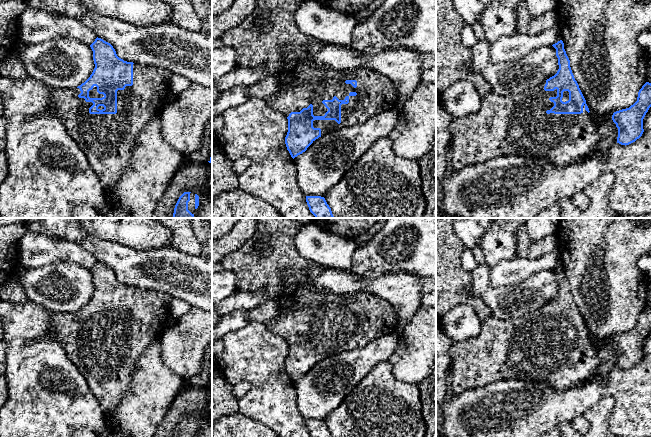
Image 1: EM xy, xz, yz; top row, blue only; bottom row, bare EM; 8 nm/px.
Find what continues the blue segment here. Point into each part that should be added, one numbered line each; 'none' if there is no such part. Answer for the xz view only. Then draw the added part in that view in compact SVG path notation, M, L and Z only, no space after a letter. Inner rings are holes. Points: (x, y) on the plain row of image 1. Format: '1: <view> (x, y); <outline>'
1: xz (303, 307); M320 265L307 269L289 269L283 273L283 285L276 299L281 311L279 315L267 324L267 328L283 337L286 341L291 336L300 336L303 332L313 329L314 340L324 340L328 333L323 324L332 324L336 320L339 324L349 321L348 328L341 329L341 347L335 344L314 344L313 351L321 353L321 360L335 354L355 350L367 346L381 336L398 332L398 315L391 303L368 292L358 292L351 295L336 295L327 290L317 290L312 287L314 279L325 267Z

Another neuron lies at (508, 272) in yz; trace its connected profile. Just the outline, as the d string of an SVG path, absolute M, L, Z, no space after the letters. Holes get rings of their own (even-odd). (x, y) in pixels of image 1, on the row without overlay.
M559 250L537 259L513 258L502 260L496 266L489 268L490 285L505 287L522 282L532 274L550 270L562 264Z

